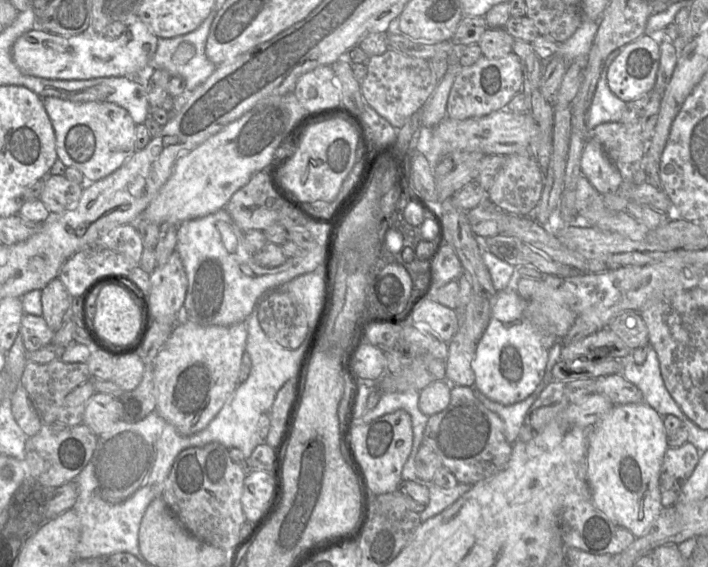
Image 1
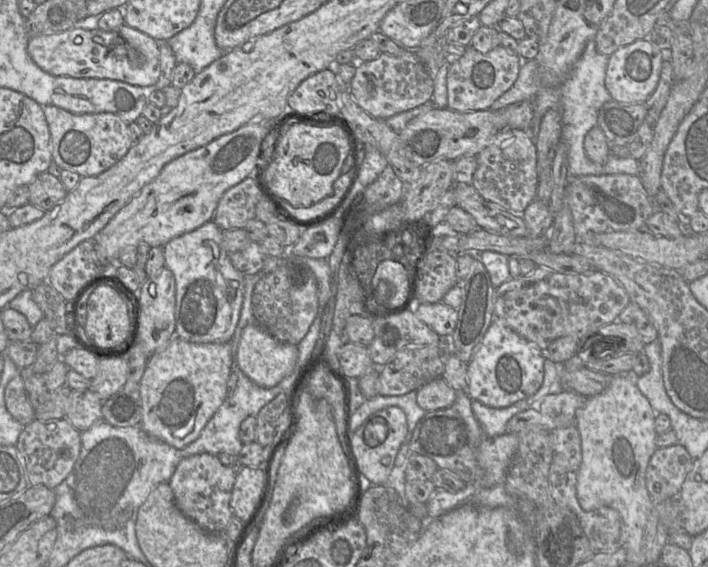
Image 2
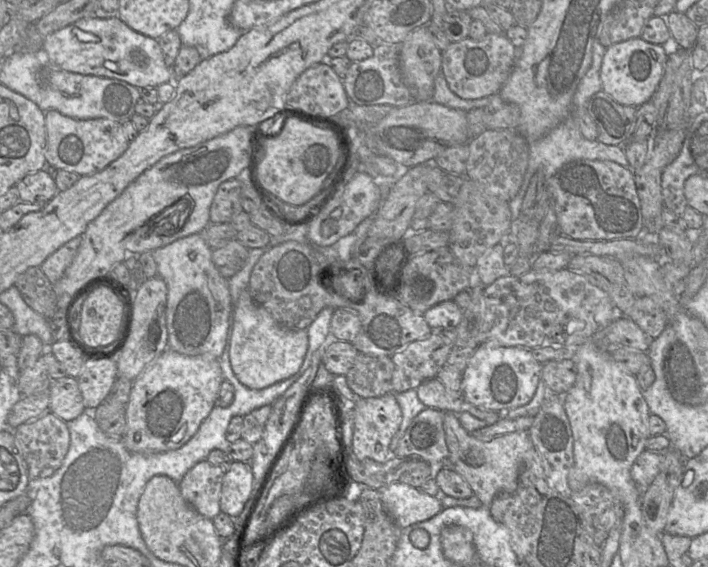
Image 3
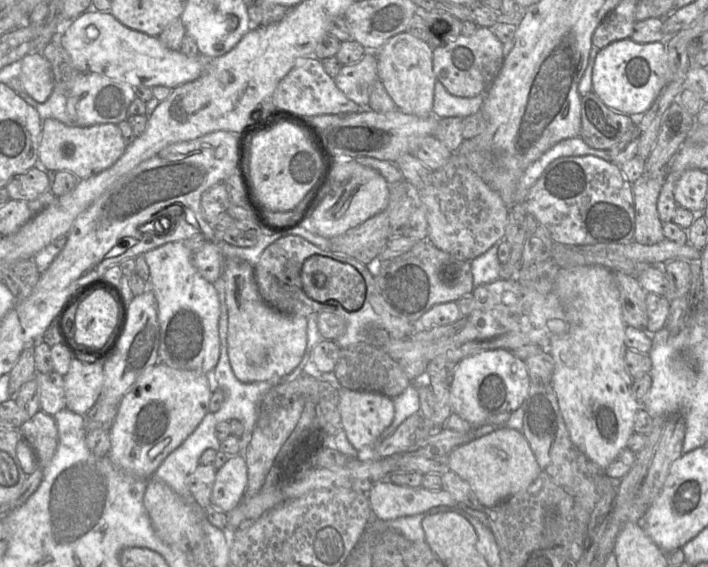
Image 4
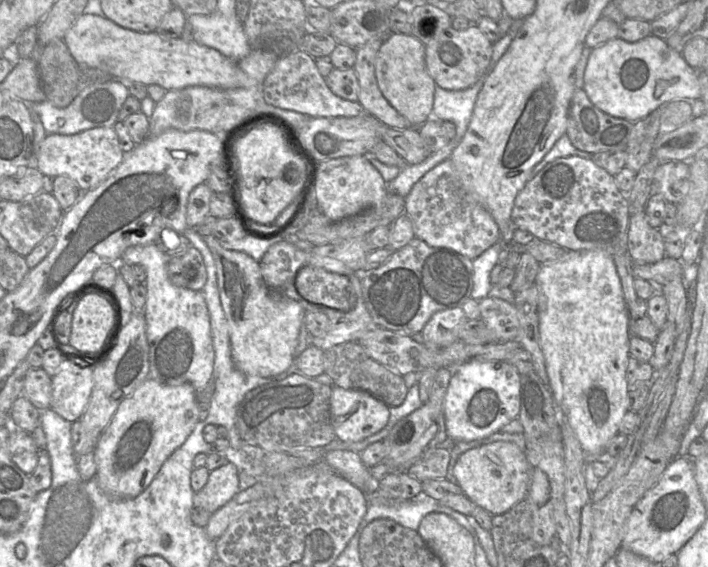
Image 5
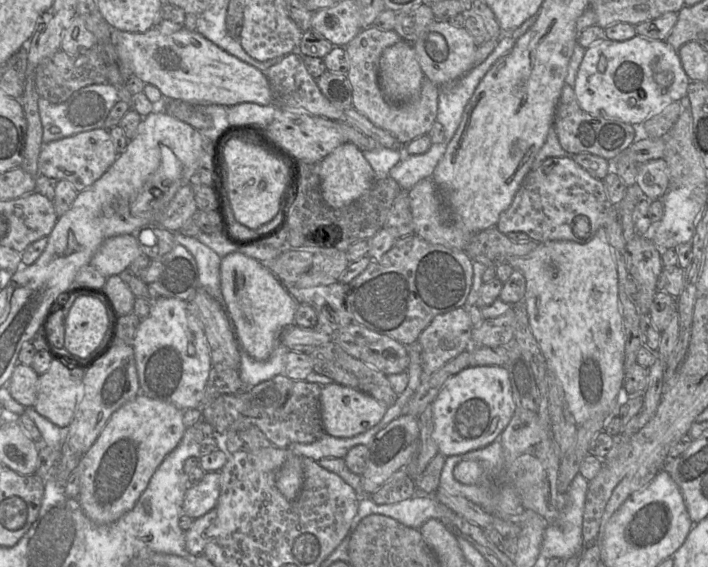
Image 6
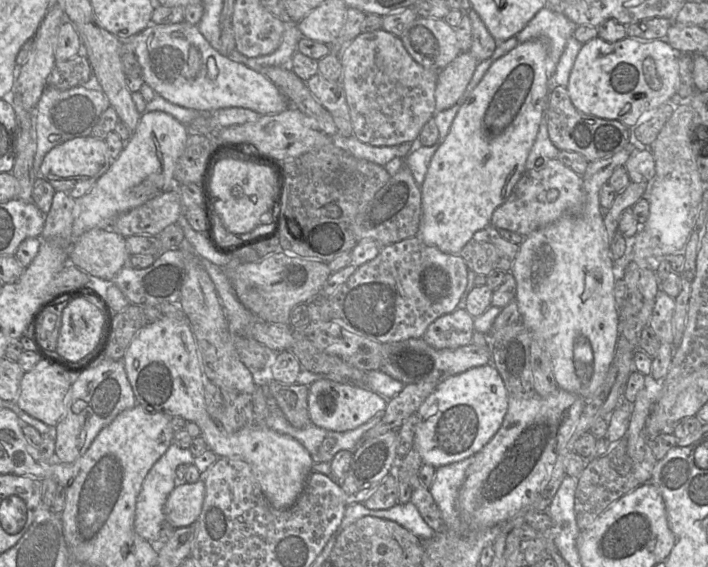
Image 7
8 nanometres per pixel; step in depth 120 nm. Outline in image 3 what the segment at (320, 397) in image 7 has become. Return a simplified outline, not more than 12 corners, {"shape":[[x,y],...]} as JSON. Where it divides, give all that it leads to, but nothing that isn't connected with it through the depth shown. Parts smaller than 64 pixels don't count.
{"shape":[[389,393],[354,404],[352,452],[383,463],[402,413]]}

